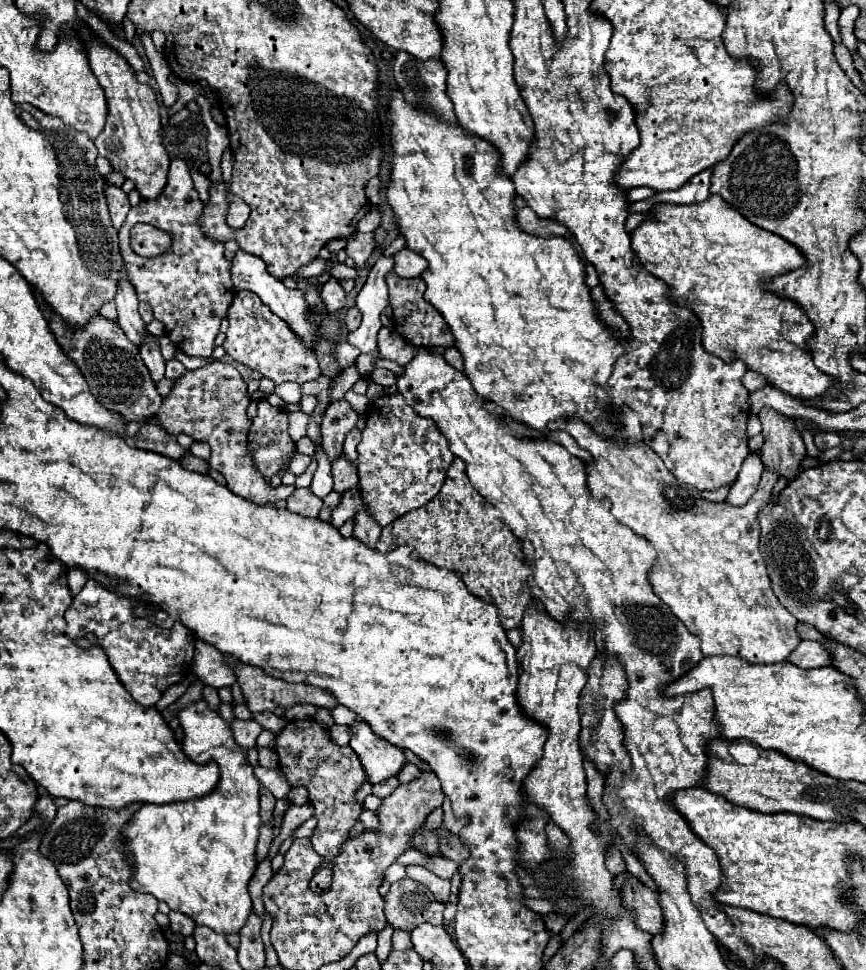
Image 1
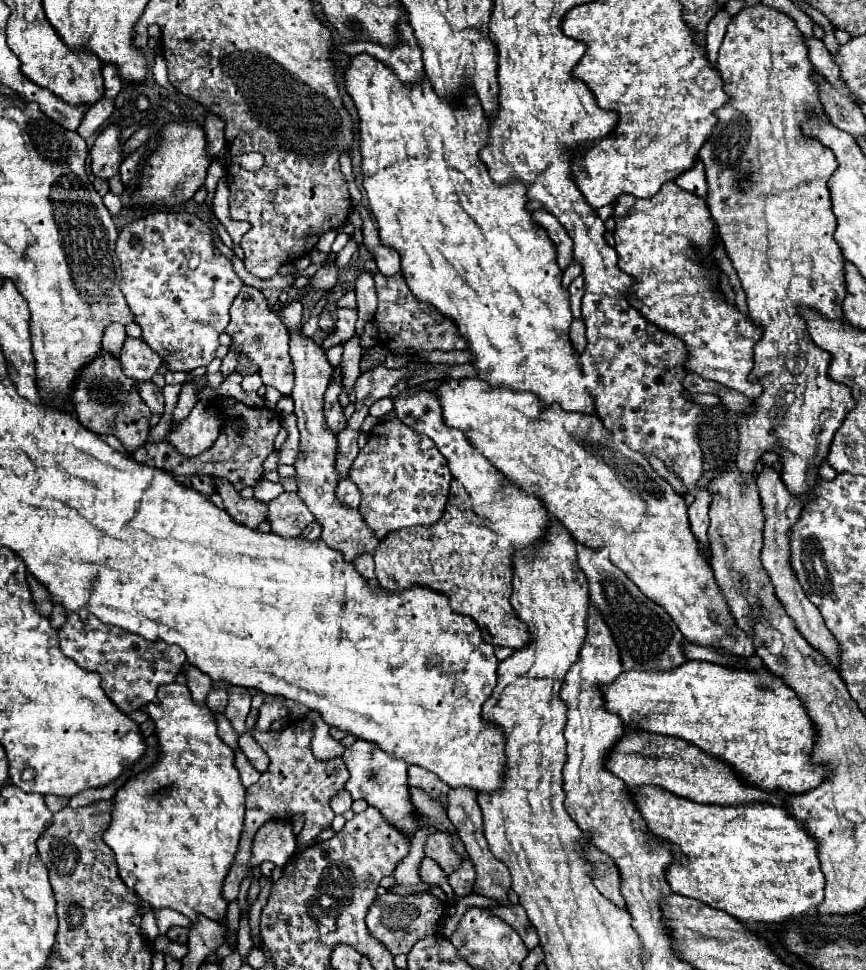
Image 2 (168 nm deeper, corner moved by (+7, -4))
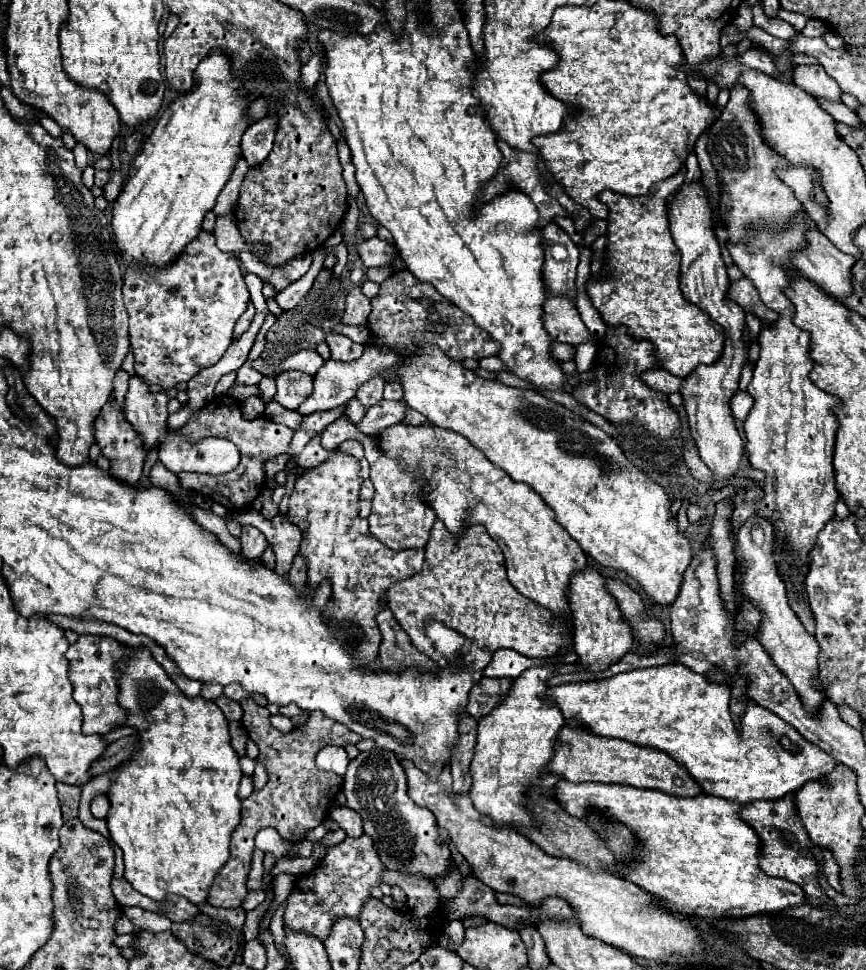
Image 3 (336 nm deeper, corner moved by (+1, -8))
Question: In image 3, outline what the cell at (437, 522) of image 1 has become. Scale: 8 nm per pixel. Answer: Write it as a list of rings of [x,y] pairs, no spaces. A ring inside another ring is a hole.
[[[435,522],[425,550],[425,568],[389,590],[389,608],[407,632],[411,644],[441,668],[449,666],[449,662],[425,636],[425,624],[429,620],[443,622],[447,628],[471,640],[461,650],[461,664],[473,670],[483,670],[499,648],[511,648],[529,658],[549,658],[573,644],[571,628],[567,628],[565,622],[513,588],[507,580],[505,558],[499,544],[481,526],[469,526],[463,536],[455,538],[441,522]]]

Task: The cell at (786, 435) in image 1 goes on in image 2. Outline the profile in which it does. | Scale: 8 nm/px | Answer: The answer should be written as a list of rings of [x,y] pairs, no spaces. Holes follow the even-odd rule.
[[[763,466],[763,470],[757,476],[757,488],[759,488],[759,494],[761,494],[761,506],[763,506],[763,516],[765,516],[761,562],[763,562],[763,568],[767,570],[767,574],[771,576],[771,582],[775,586],[775,596],[783,604],[785,612],[793,620],[799,634],[817,652],[821,652],[835,670],[839,670],[839,656],[841,656],[839,644],[837,644],[835,636],[831,634],[831,630],[825,626],[821,612],[807,600],[803,588],[799,588],[799,582],[795,580],[795,574],[791,572],[791,566],[789,566],[789,528],[799,518],[799,512],[803,508],[803,500],[787,490],[785,482],[781,480],[781,474],[773,466]]]

